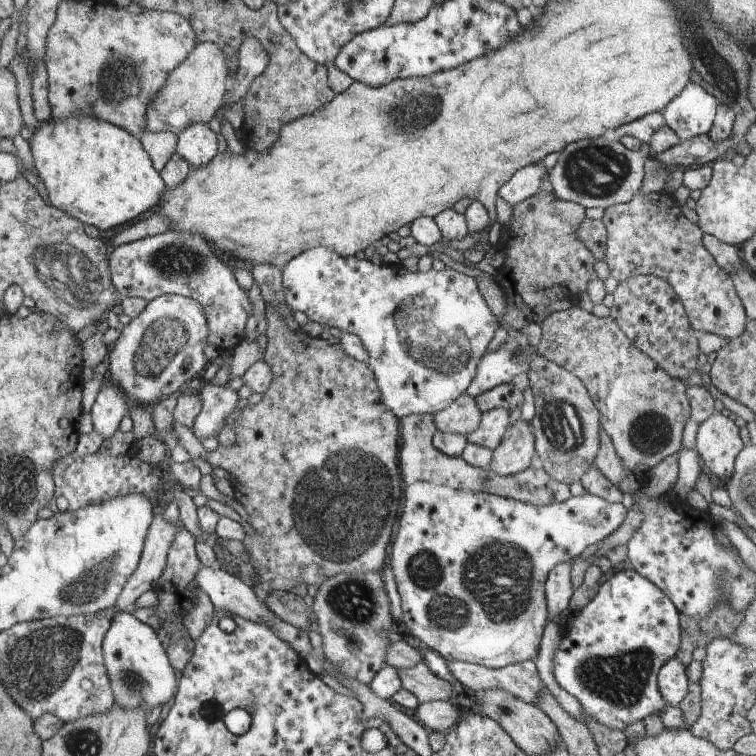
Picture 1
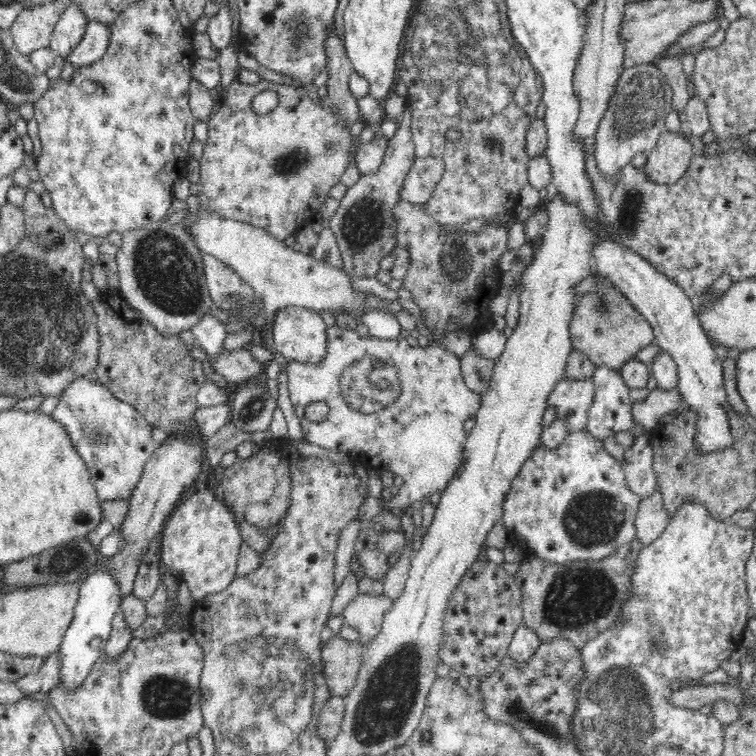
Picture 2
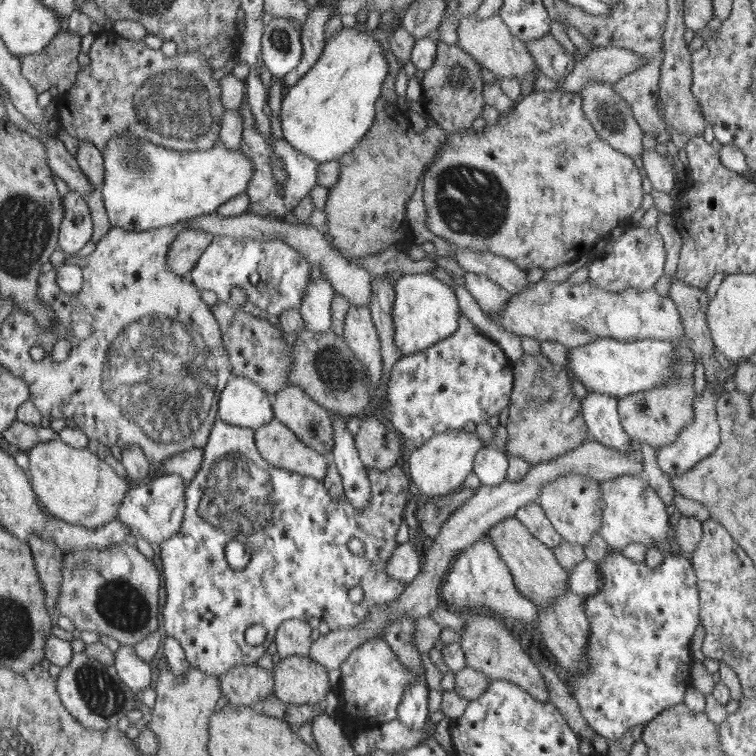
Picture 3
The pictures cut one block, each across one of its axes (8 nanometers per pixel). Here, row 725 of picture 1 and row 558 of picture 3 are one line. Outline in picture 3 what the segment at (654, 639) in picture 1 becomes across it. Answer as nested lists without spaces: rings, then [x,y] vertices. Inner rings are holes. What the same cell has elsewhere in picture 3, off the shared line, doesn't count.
[[[613,549],[607,552],[606,557],[598,563],[599,574],[603,581],[603,586],[600,591],[594,595],[584,598],[586,602],[586,615],[591,622],[591,637],[590,644],[587,644],[588,667],[586,671],[580,671],[580,675],[569,675],[568,686],[572,688],[572,696],[578,702],[582,716],[586,718],[586,722],[596,730],[598,735],[601,735],[609,741],[616,740],[622,737],[630,728],[650,722],[656,716],[662,714],[667,708],[674,707],[684,700],[684,693],[690,686],[690,666],[692,662],[690,644],[694,635],[694,630],[701,622],[699,619],[700,612],[700,597],[698,597],[697,577],[691,562],[682,555],[668,554],[663,555],[664,562],[658,568],[648,568],[645,562],[634,562],[634,560],[626,558],[621,554],[622,550]]]

